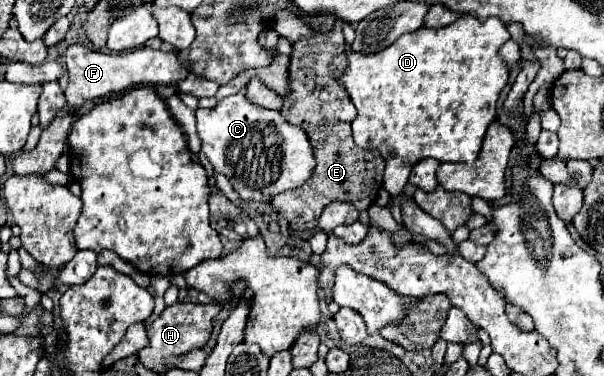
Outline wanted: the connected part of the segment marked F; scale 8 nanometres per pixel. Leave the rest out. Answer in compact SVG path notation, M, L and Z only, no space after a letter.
M68 46L66 56L64 56L66 68L68 68L68 88L66 88L66 102L68 110L80 108L86 100L96 100L106 94L114 92L124 92L134 86L148 86L148 84L176 84L184 80L190 70L178 60L178 50L172 52L162 52L162 50L152 50L152 48L138 48L138 50L126 50L122 54L106 54L92 50L88 46Z

